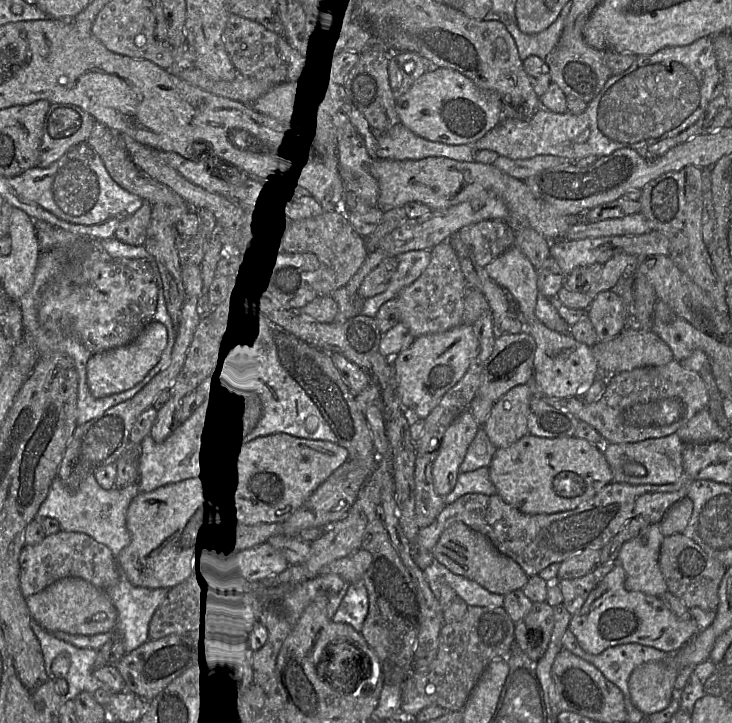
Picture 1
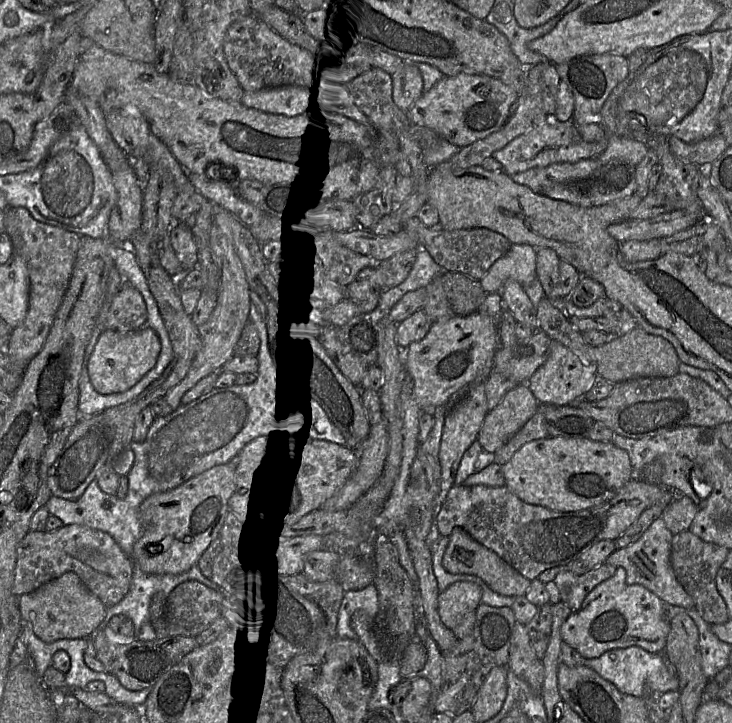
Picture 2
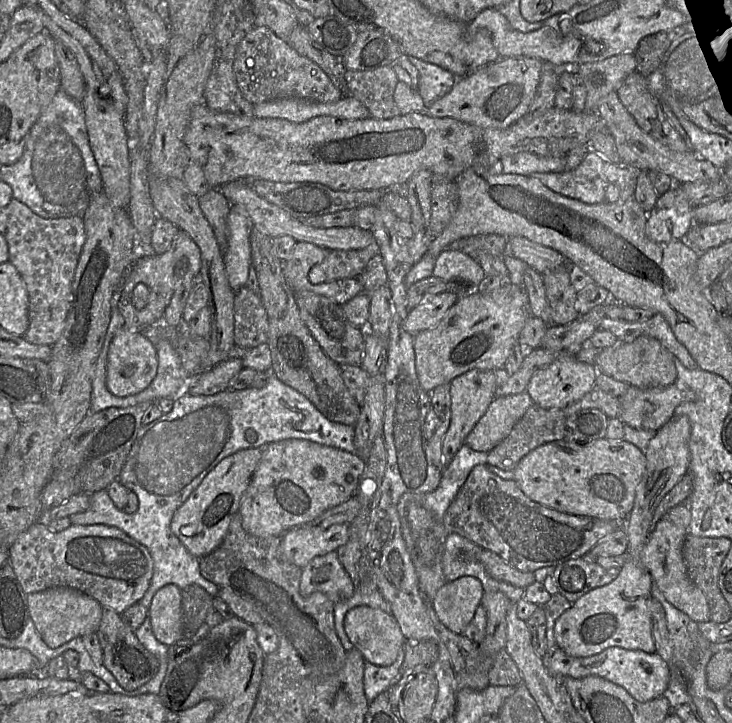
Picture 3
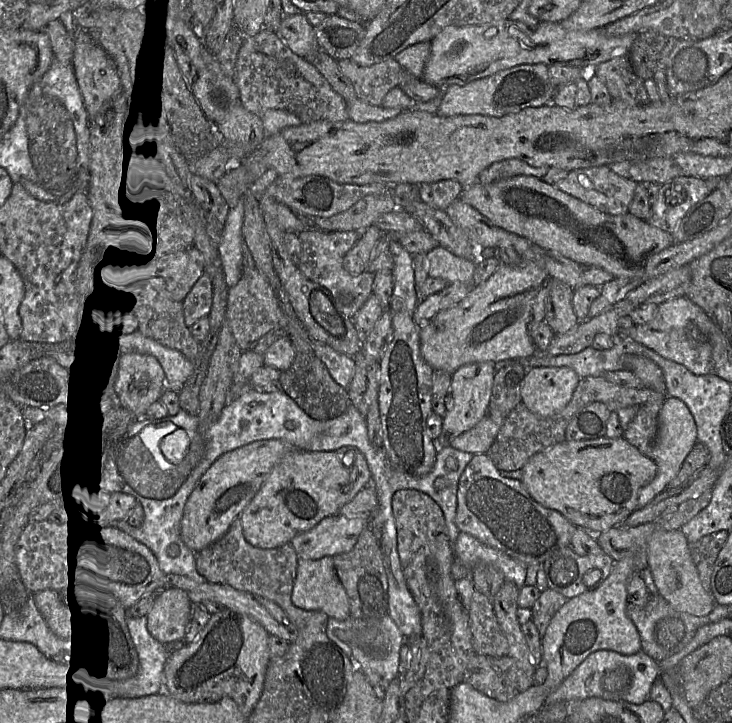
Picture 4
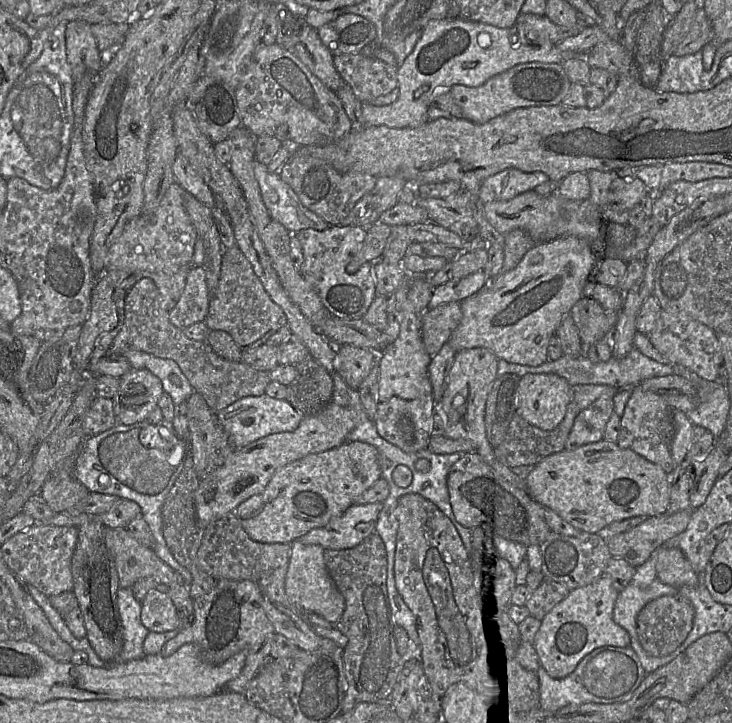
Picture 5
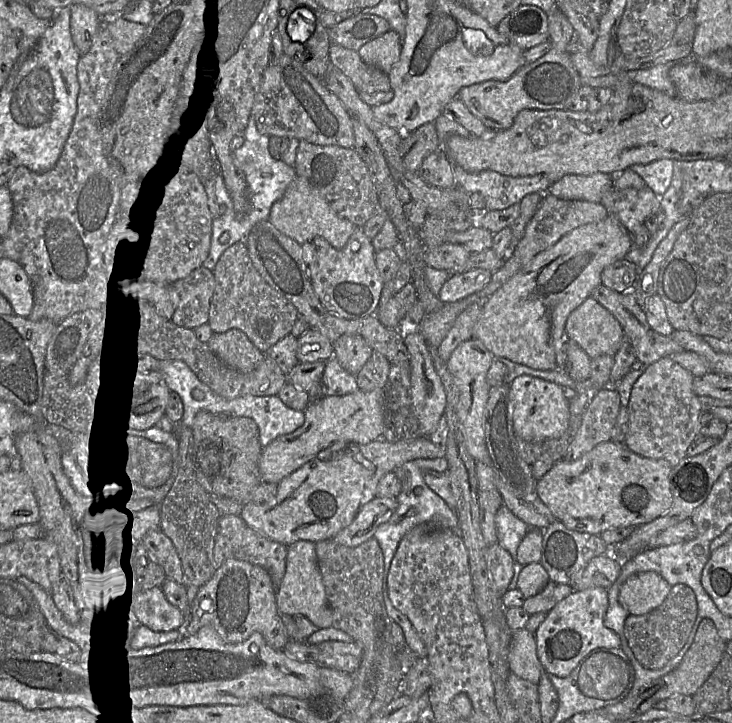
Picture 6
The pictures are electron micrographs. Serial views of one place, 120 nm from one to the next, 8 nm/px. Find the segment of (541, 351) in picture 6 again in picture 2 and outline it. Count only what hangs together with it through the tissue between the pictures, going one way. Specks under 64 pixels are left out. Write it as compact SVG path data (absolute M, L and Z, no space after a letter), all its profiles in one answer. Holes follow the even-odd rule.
M478 311L432 323L425 337L411 343L403 355L405 370L413 382L413 399L418 407L433 415L433 409L445 406L454 393L469 386L488 362L493 367L497 349L498 322Z

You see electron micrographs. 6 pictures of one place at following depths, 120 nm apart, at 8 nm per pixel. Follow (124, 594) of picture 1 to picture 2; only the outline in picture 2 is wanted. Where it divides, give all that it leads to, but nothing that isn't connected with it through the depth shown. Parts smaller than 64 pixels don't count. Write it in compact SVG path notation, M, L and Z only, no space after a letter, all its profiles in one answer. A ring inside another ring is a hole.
M197 564L181 574L147 574L135 567L129 592L120 602L107 607L106 617L100 626L105 628L113 616L122 614L131 619L138 633L143 624L150 622L150 605L153 597L156 594L167 596L175 587L188 580L197 580L221 592L217 585L200 573Z

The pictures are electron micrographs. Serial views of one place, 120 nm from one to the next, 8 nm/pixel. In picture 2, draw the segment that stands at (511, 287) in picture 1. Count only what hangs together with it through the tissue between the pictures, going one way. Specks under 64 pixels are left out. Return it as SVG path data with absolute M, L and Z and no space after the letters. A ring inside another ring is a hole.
M512 244L479 280L487 293L500 293L504 283L515 280L522 286L536 279L536 250L525 244Z

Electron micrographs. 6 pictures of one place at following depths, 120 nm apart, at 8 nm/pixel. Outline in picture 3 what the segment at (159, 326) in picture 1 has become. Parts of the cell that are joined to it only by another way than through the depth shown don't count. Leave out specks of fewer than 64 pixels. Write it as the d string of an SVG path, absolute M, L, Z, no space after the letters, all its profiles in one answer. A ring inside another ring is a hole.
M122 326L111 340L106 367L106 386L114 395L126 397L141 392L153 381L158 370L155 344L142 335L140 330Z

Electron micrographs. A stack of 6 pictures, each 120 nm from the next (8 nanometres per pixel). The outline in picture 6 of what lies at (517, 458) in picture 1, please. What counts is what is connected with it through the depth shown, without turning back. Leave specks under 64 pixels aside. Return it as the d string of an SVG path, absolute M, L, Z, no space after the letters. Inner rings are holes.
M612 440L601 442L574 461L563 459L536 482L536 494L548 506L557 520L568 529L600 535L603 531L619 527L636 527L665 514L672 505L670 472L667 460L640 456L623 443Z

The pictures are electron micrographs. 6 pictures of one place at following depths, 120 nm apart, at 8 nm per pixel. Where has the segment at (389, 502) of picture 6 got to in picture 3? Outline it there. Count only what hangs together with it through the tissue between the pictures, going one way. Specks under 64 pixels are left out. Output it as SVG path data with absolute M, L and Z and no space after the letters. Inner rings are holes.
M335 524L327 529L301 525L282 535L279 557L301 569L316 557L336 552L349 538L349 524Z

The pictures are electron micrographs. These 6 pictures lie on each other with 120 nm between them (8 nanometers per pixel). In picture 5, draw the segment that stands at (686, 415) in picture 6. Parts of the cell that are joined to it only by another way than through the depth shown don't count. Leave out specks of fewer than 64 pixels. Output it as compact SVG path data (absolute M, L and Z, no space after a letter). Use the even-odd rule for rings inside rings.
M639 386L634 387L621 418L617 440L619 446L633 450L647 460L661 466L666 473L672 473L677 466L670 452L670 444L675 431L673 411L663 395L644 390Z

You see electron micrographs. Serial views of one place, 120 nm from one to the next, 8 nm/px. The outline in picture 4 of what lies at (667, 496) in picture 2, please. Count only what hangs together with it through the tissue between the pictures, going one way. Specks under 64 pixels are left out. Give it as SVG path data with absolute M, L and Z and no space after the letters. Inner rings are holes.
M474 454L459 478L455 524L461 532L472 535L482 543L526 565L543 563L554 552L570 547L573 532L578 528L560 512L536 502L521 480L501 476L486 454Z

